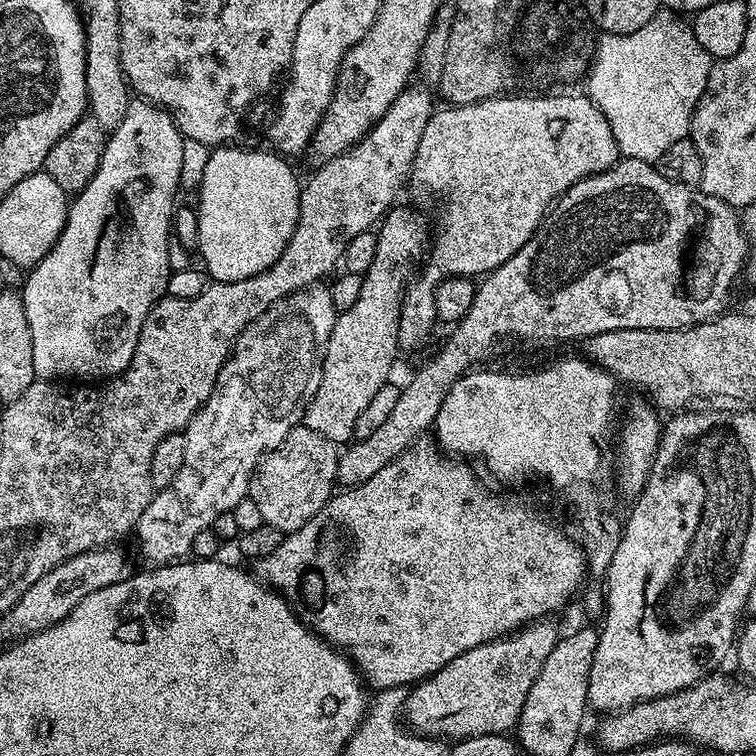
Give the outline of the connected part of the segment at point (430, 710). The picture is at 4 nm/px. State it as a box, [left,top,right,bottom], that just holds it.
[403,618,558,742]

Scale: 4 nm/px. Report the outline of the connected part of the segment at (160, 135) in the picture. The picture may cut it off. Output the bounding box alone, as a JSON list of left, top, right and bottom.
[22,98,184,382]

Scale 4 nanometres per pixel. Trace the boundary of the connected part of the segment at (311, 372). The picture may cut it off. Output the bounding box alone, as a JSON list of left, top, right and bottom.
[134,283,337,566]

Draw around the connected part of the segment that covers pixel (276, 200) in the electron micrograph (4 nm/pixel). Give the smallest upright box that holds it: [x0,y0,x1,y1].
[198,146,301,284]

